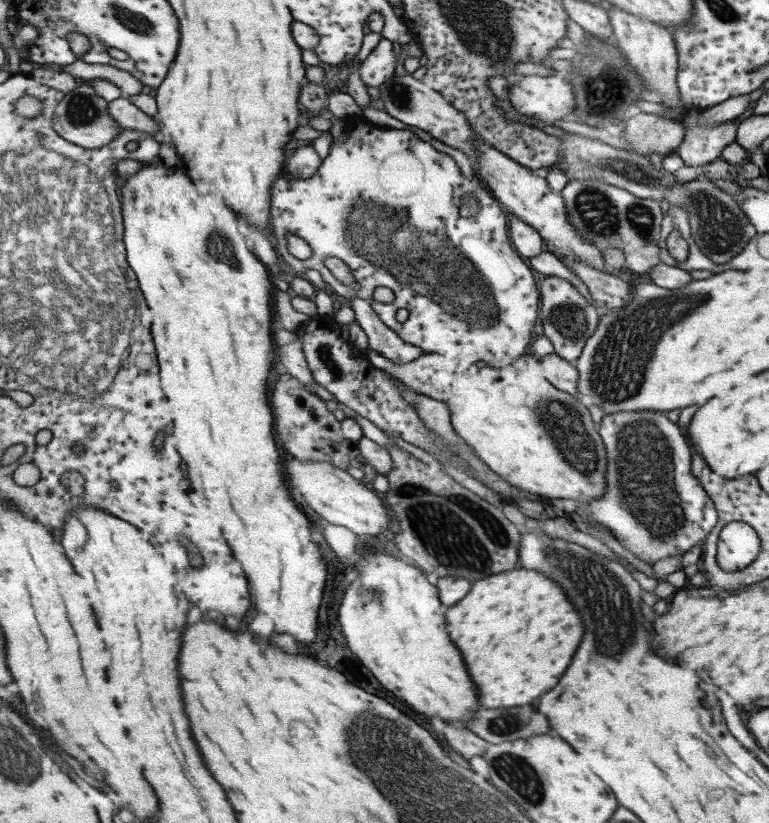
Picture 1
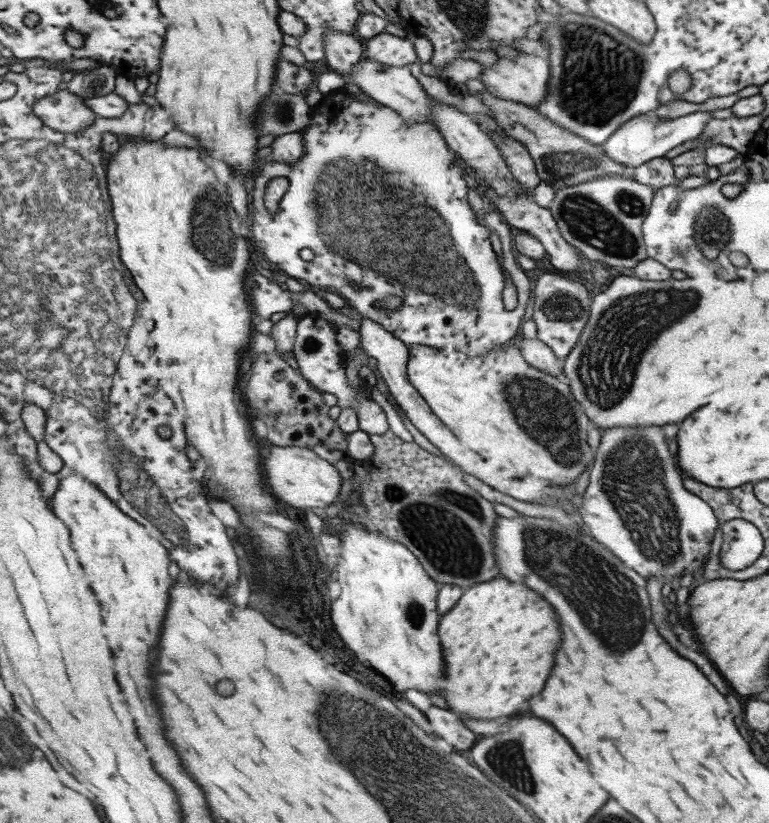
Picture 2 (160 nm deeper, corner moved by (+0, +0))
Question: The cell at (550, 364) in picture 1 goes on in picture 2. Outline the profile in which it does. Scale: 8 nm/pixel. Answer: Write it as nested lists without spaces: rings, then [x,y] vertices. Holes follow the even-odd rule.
[[[523,335],[518,336],[518,340],[514,342],[520,349],[521,356],[530,365],[533,365],[533,368],[541,369],[554,377],[561,372],[564,373],[560,367],[555,365],[554,362],[557,358],[544,342],[539,339],[524,338]]]

